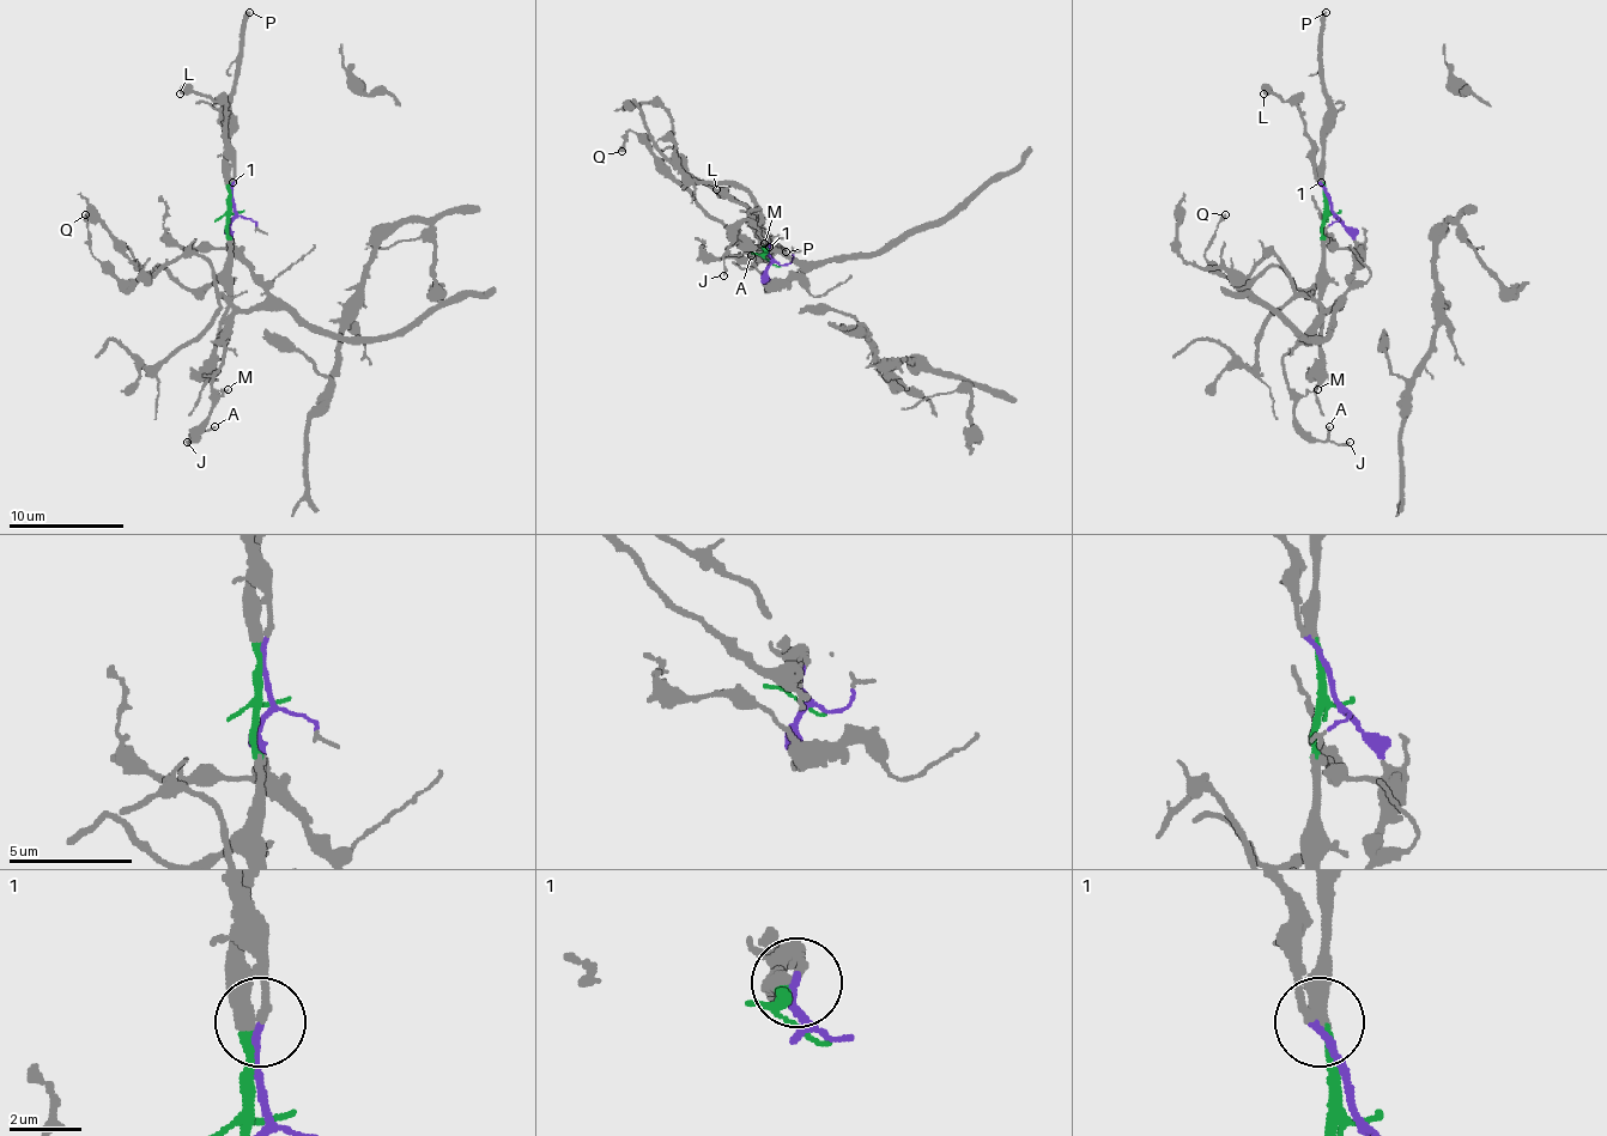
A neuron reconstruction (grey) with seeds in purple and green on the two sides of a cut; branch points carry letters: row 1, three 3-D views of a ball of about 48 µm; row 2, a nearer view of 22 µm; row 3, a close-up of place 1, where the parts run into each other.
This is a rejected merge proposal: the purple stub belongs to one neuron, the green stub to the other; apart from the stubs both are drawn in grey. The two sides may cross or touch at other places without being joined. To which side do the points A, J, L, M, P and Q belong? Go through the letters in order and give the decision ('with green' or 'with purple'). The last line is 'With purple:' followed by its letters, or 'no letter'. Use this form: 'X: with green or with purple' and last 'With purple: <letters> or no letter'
A: with purple
J: with purple
L: with purple
M: with purple
P: with green
Q: with green
With purple: A, J, L, M

